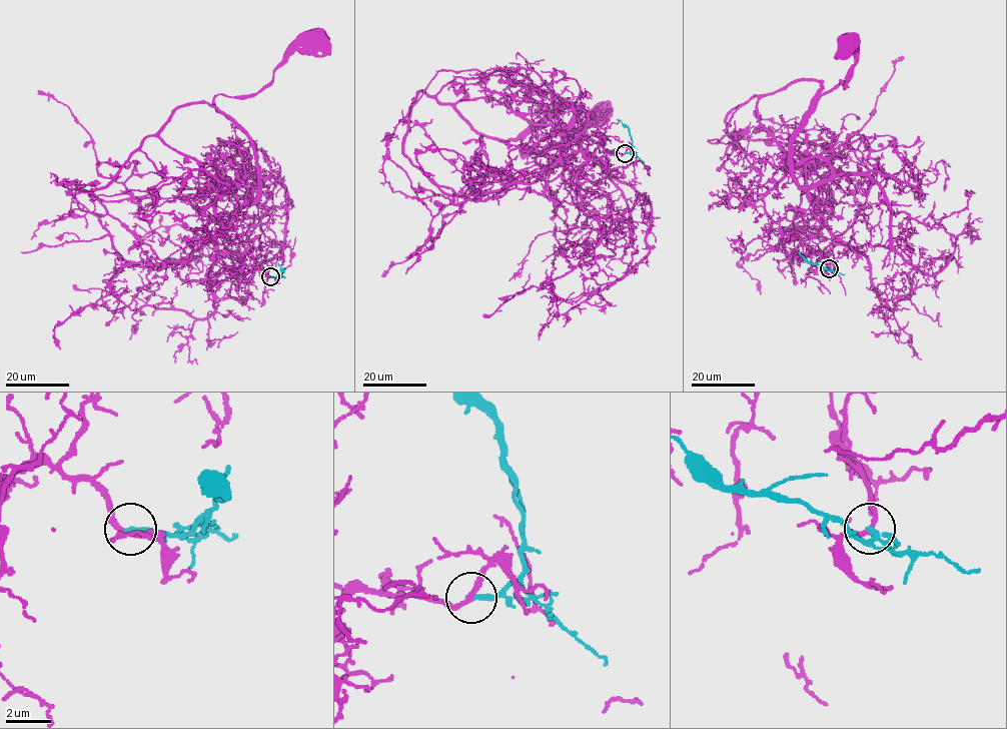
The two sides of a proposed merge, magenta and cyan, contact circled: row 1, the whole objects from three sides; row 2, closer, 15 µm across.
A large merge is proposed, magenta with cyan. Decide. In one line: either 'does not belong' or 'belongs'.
does not belong

